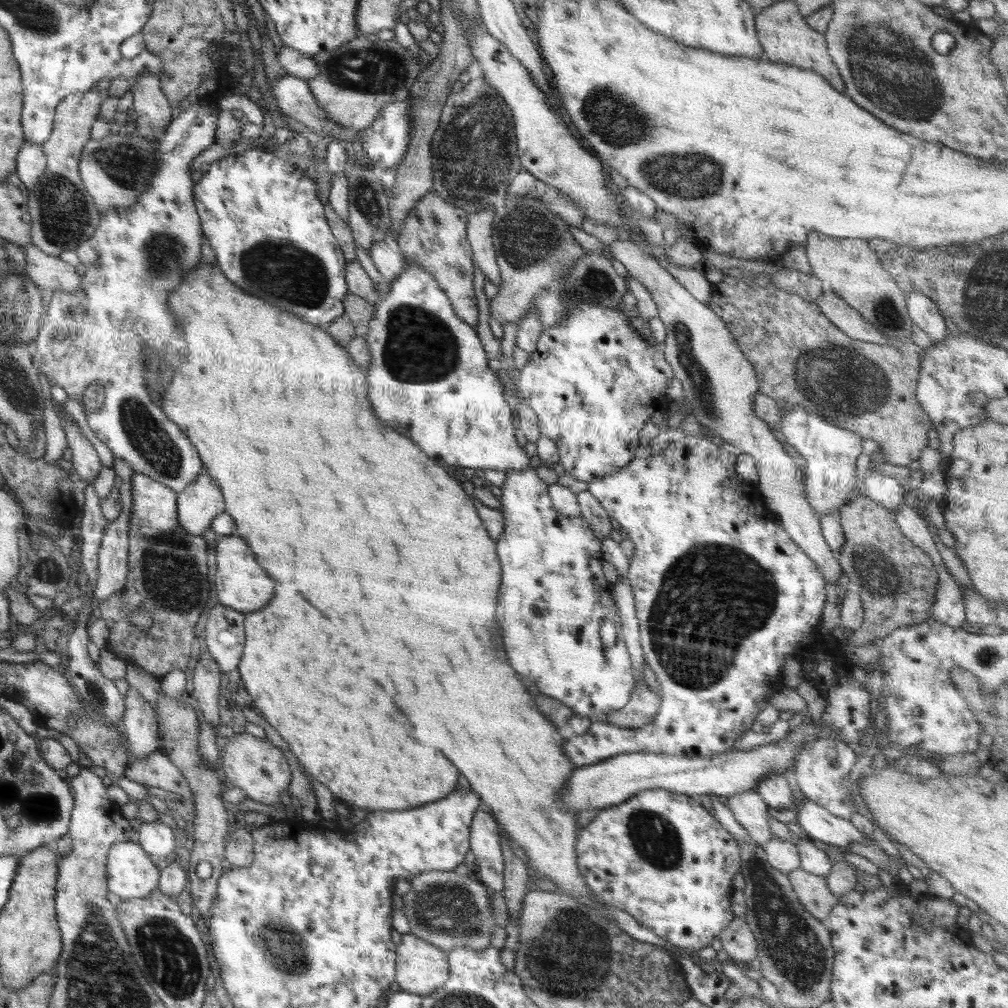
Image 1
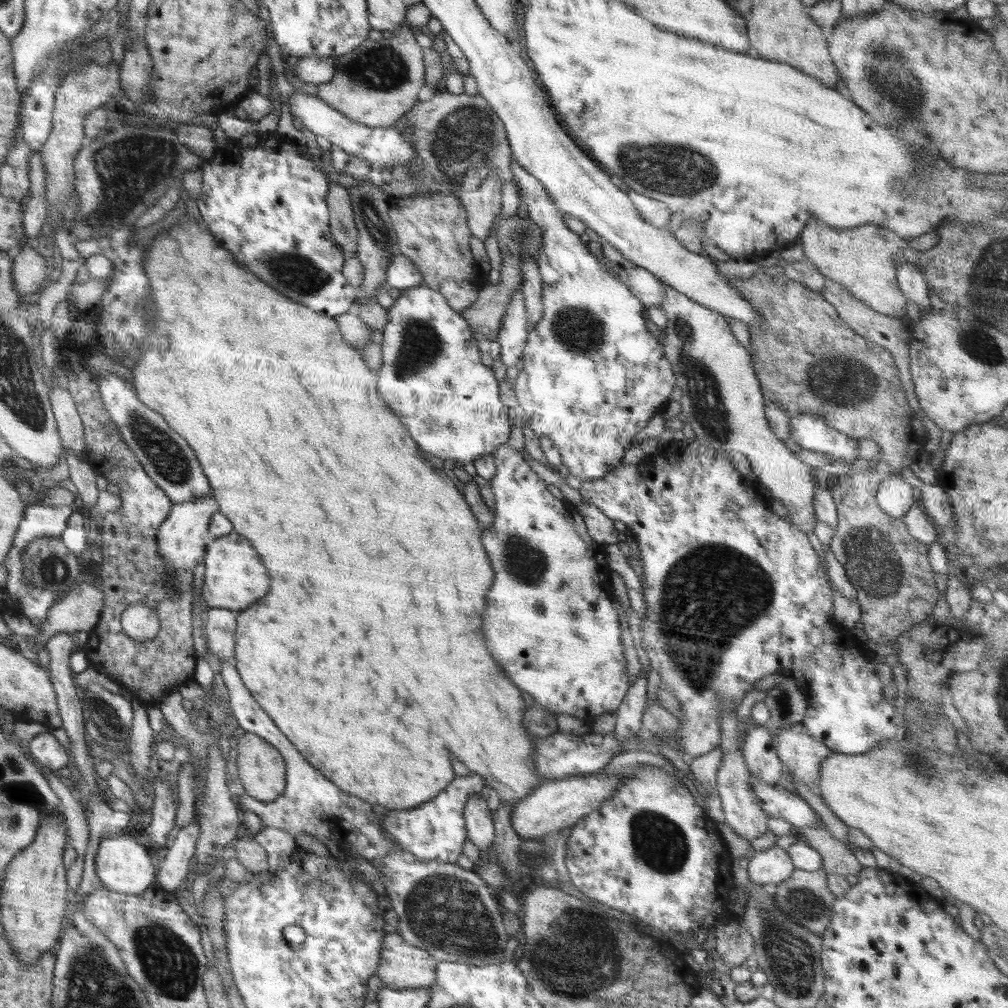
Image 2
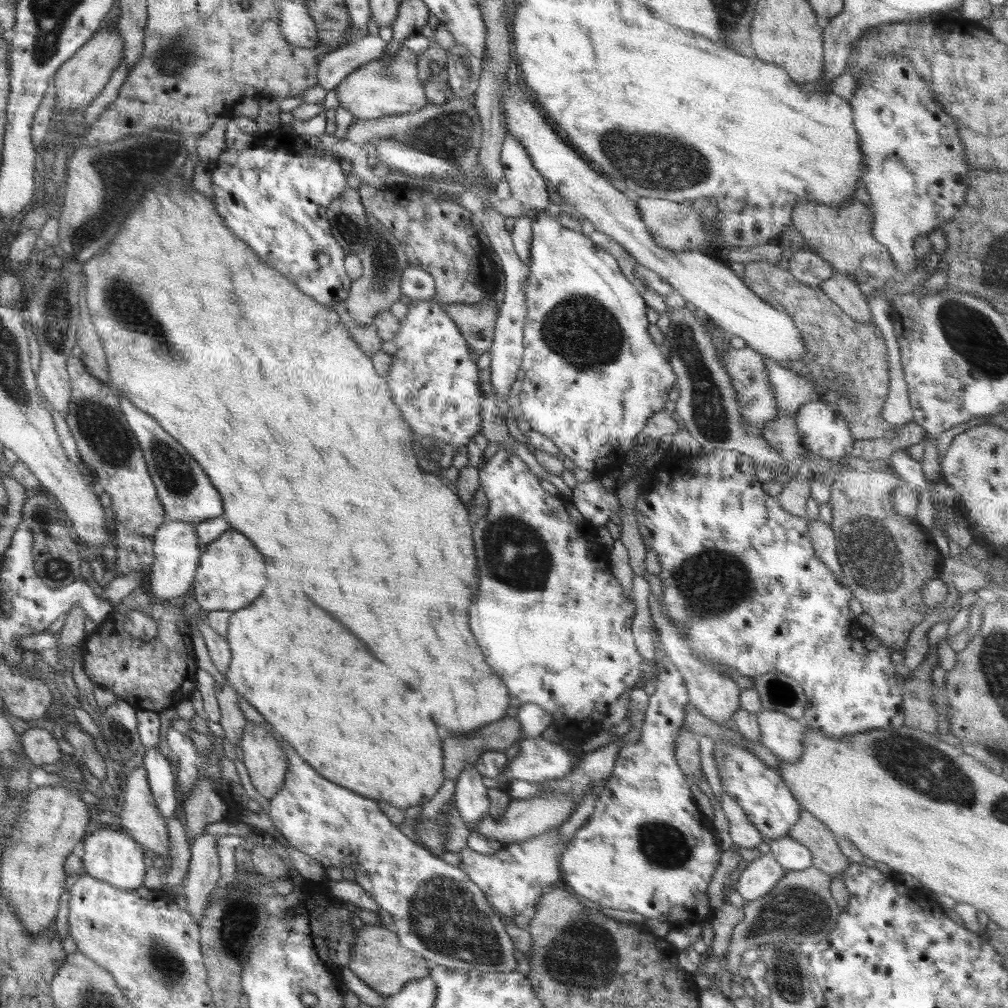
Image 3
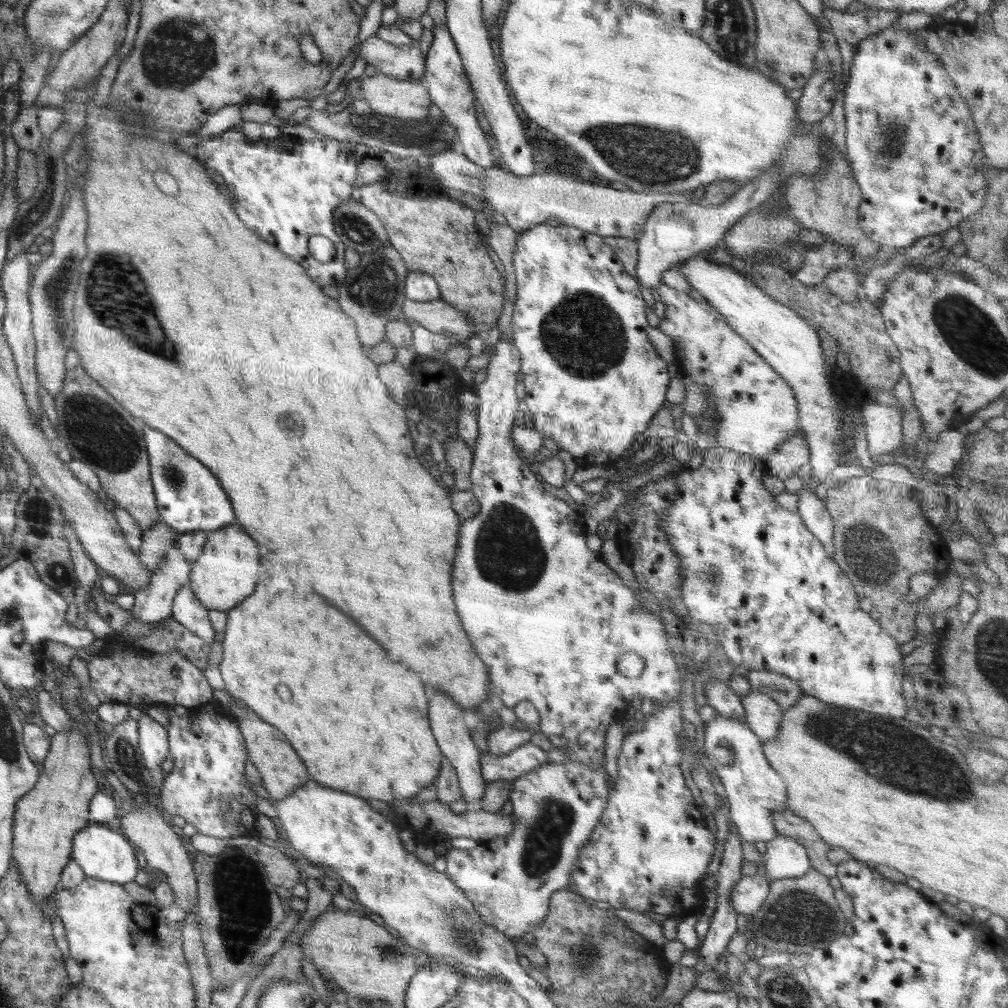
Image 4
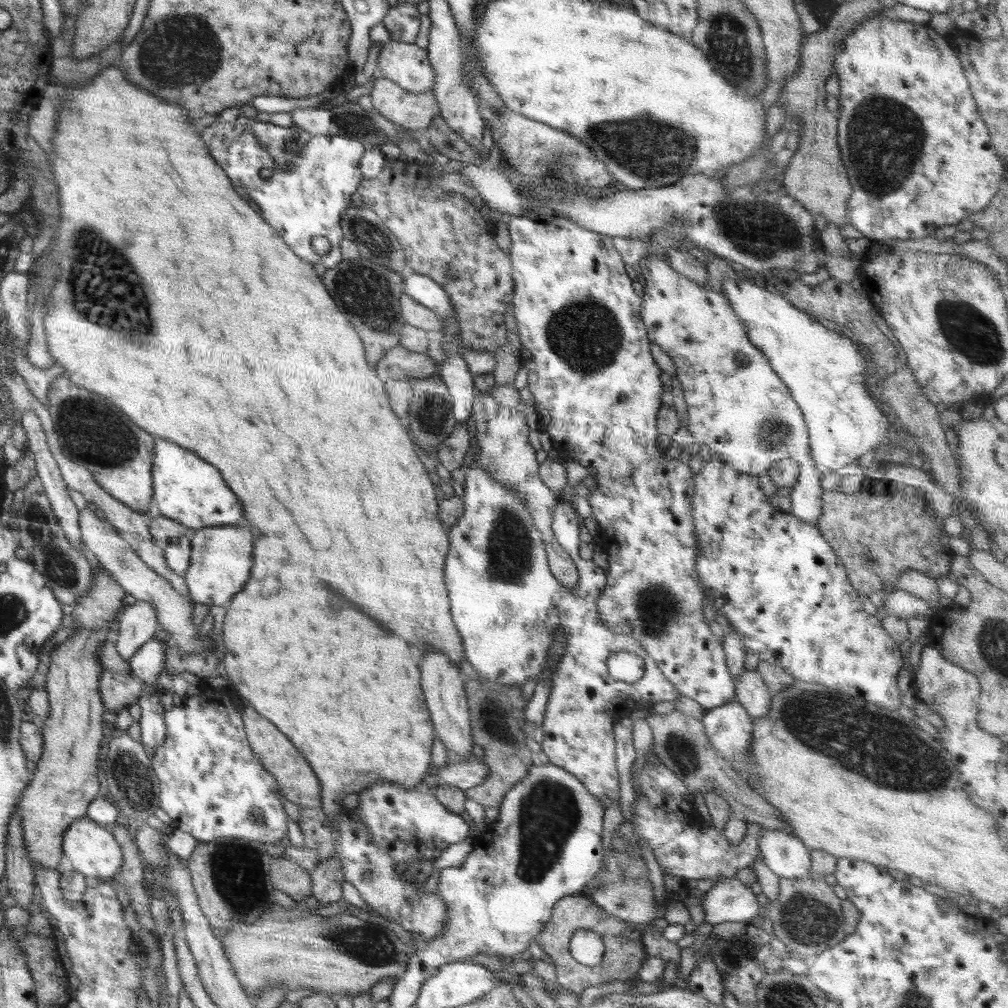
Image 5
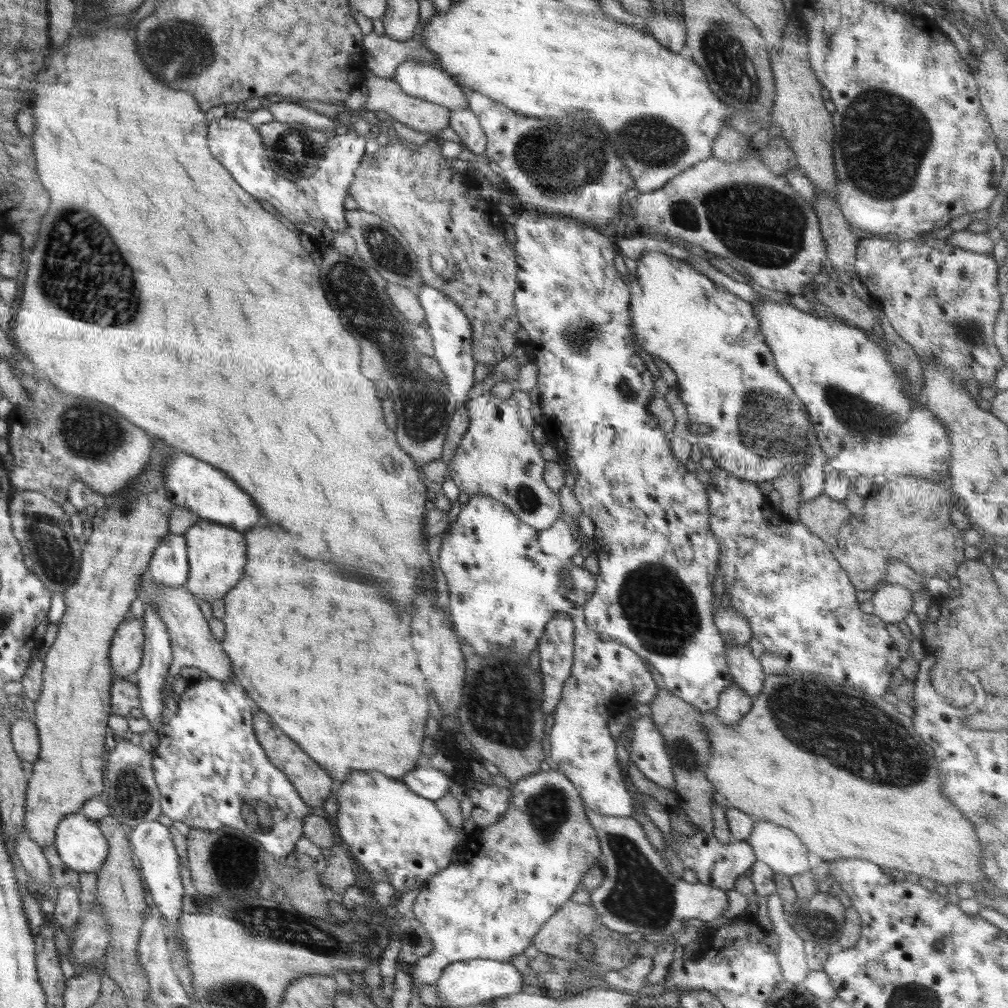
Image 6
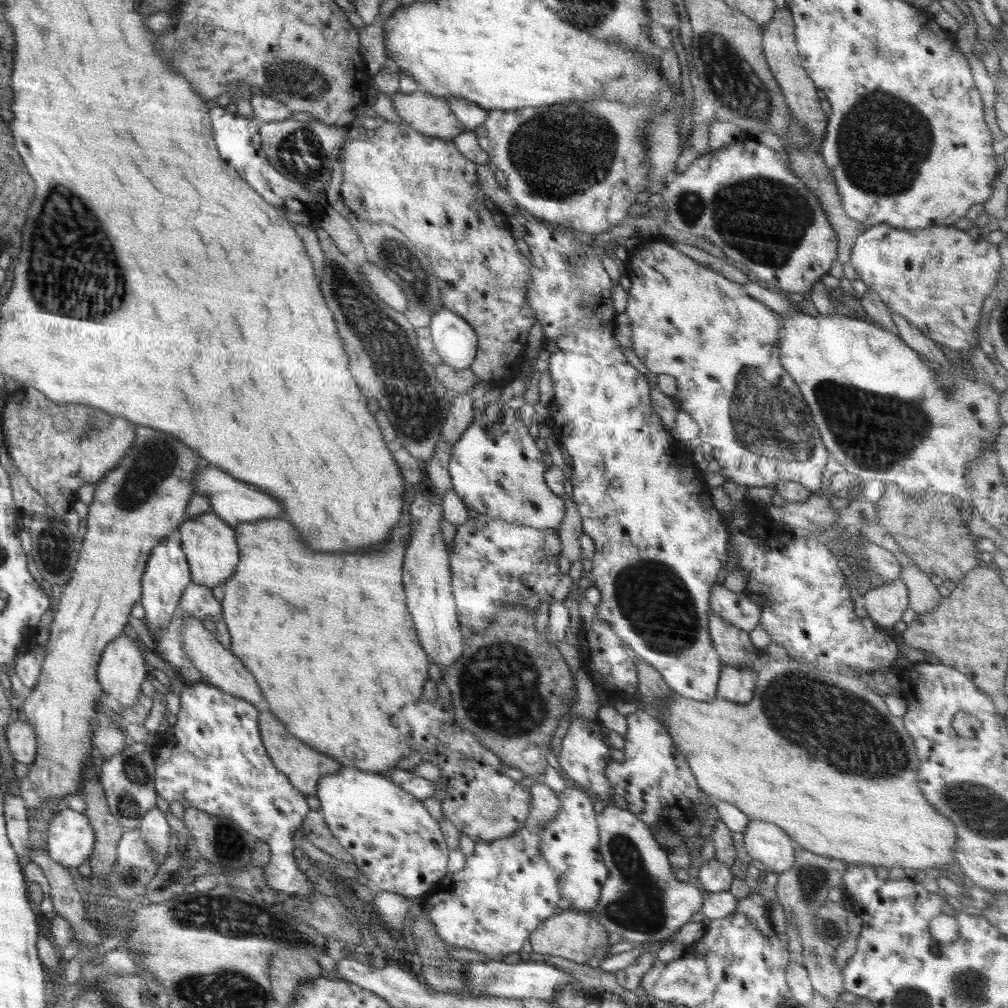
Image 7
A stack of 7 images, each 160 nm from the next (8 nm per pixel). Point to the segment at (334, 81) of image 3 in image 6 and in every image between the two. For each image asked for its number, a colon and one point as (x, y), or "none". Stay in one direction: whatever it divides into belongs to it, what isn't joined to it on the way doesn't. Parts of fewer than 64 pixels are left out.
4: (405, 64)
5: (407, 65)
6: (415, 78)

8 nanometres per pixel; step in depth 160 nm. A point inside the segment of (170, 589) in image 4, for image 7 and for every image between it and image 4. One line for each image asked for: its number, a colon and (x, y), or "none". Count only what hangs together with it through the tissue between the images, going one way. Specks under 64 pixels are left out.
5: (137, 624)
6: (129, 642)
7: (123, 670)

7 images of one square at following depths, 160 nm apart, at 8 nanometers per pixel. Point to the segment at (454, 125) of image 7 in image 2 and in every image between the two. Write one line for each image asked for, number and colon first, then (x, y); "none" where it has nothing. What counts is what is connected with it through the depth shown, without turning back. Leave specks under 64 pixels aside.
2: (375, 85)
3: (391, 85)
4: (382, 94)
5: (414, 111)
6: (386, 98)

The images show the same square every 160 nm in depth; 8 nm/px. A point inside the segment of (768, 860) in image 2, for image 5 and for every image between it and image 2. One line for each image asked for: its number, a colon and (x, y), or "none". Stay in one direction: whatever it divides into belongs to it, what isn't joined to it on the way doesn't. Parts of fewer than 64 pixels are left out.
3: (757, 878)
4: (748, 894)
5: (730, 899)

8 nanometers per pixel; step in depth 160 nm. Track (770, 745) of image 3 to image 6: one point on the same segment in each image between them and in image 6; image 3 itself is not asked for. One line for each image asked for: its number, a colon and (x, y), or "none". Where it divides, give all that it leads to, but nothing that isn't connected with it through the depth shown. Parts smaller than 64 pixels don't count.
4: (763, 716)
5: (752, 692)
6: (747, 672)

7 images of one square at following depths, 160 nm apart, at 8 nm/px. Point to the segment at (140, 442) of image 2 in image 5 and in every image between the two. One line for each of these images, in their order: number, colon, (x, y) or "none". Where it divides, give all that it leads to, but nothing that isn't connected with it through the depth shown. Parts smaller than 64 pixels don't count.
3: (185, 490)
4: (189, 497)
5: (186, 488)

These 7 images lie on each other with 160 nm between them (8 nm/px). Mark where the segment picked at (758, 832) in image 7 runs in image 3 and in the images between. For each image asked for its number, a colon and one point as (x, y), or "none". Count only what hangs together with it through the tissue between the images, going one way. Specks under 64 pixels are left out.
3: (792, 855)
4: (785, 857)
5: (786, 855)
6: (777, 846)

